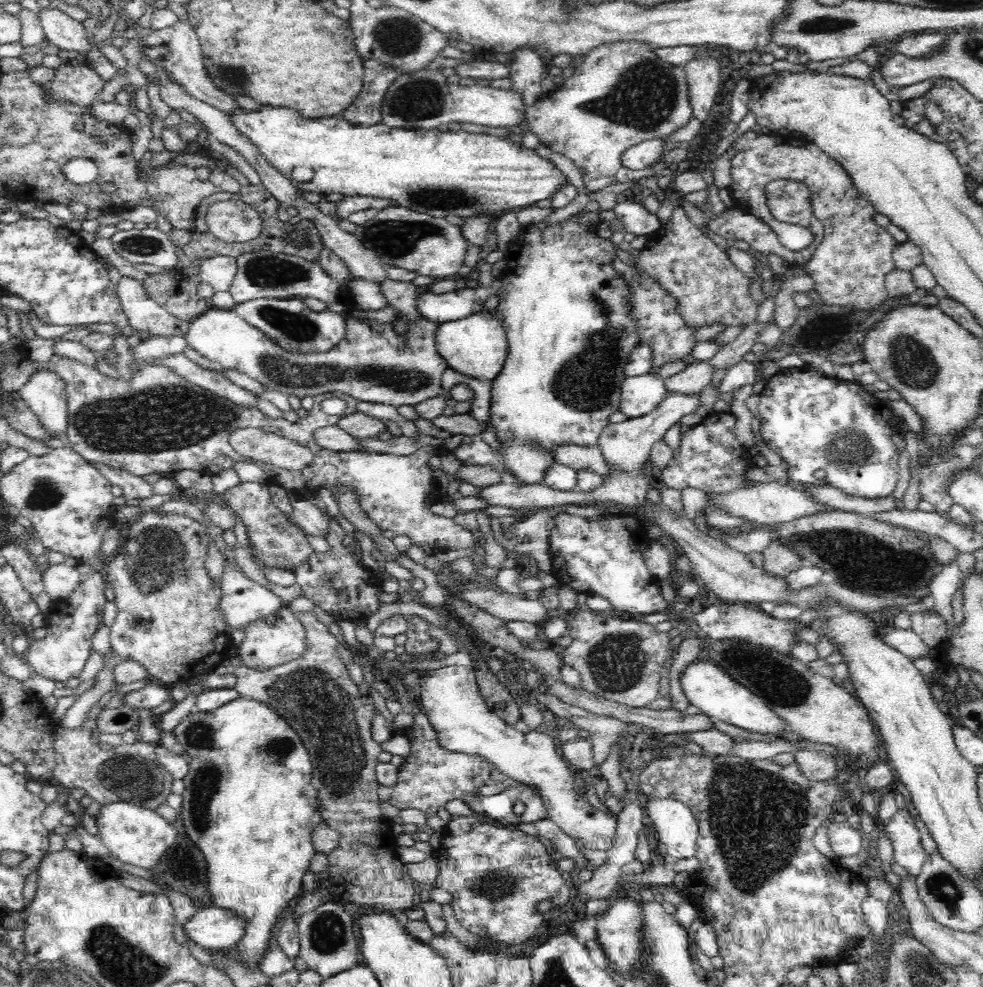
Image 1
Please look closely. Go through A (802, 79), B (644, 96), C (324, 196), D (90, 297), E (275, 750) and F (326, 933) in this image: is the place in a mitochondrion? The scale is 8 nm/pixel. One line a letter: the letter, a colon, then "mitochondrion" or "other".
A: other
B: mitochondrion
C: other
D: other
E: mitochondrion
F: mitochondrion

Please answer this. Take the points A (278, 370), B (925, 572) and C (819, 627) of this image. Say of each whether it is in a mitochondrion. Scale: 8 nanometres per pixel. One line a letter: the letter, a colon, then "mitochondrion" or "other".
A: mitochondrion
B: mitochondrion
C: other

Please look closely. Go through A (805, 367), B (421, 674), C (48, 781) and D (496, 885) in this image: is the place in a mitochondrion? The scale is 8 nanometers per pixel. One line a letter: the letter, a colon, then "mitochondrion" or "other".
A: other
B: other
C: other
D: mitochondrion

